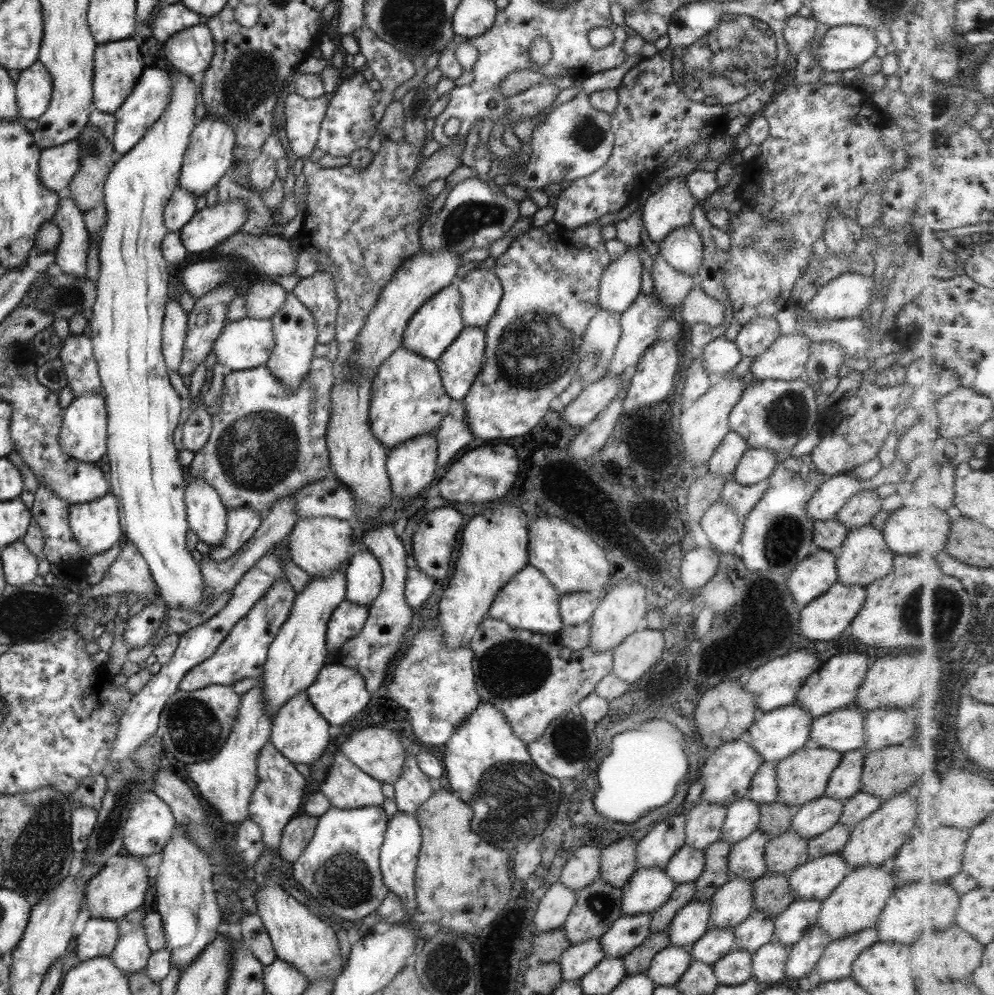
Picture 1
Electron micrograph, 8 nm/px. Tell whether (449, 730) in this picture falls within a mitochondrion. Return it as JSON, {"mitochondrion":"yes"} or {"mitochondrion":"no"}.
{"mitochondrion":"no"}

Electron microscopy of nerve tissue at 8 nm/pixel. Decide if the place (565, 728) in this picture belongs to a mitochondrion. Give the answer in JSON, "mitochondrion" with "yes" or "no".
{"mitochondrion":"yes"}

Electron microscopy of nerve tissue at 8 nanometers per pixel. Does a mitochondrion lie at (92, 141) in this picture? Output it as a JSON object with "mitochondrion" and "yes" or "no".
{"mitochondrion":"yes"}

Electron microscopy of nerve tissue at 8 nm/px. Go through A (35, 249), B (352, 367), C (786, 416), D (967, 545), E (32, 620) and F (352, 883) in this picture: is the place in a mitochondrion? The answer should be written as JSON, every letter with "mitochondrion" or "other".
{"A":"other","B":"other","C":"mitochondrion","D":"other","E":"mitochondrion","F":"mitochondrion"}

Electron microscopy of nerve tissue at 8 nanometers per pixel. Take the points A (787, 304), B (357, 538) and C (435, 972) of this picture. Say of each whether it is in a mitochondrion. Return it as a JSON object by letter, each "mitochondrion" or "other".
{"A":"other","B":"other","C":"mitochondrion"}

